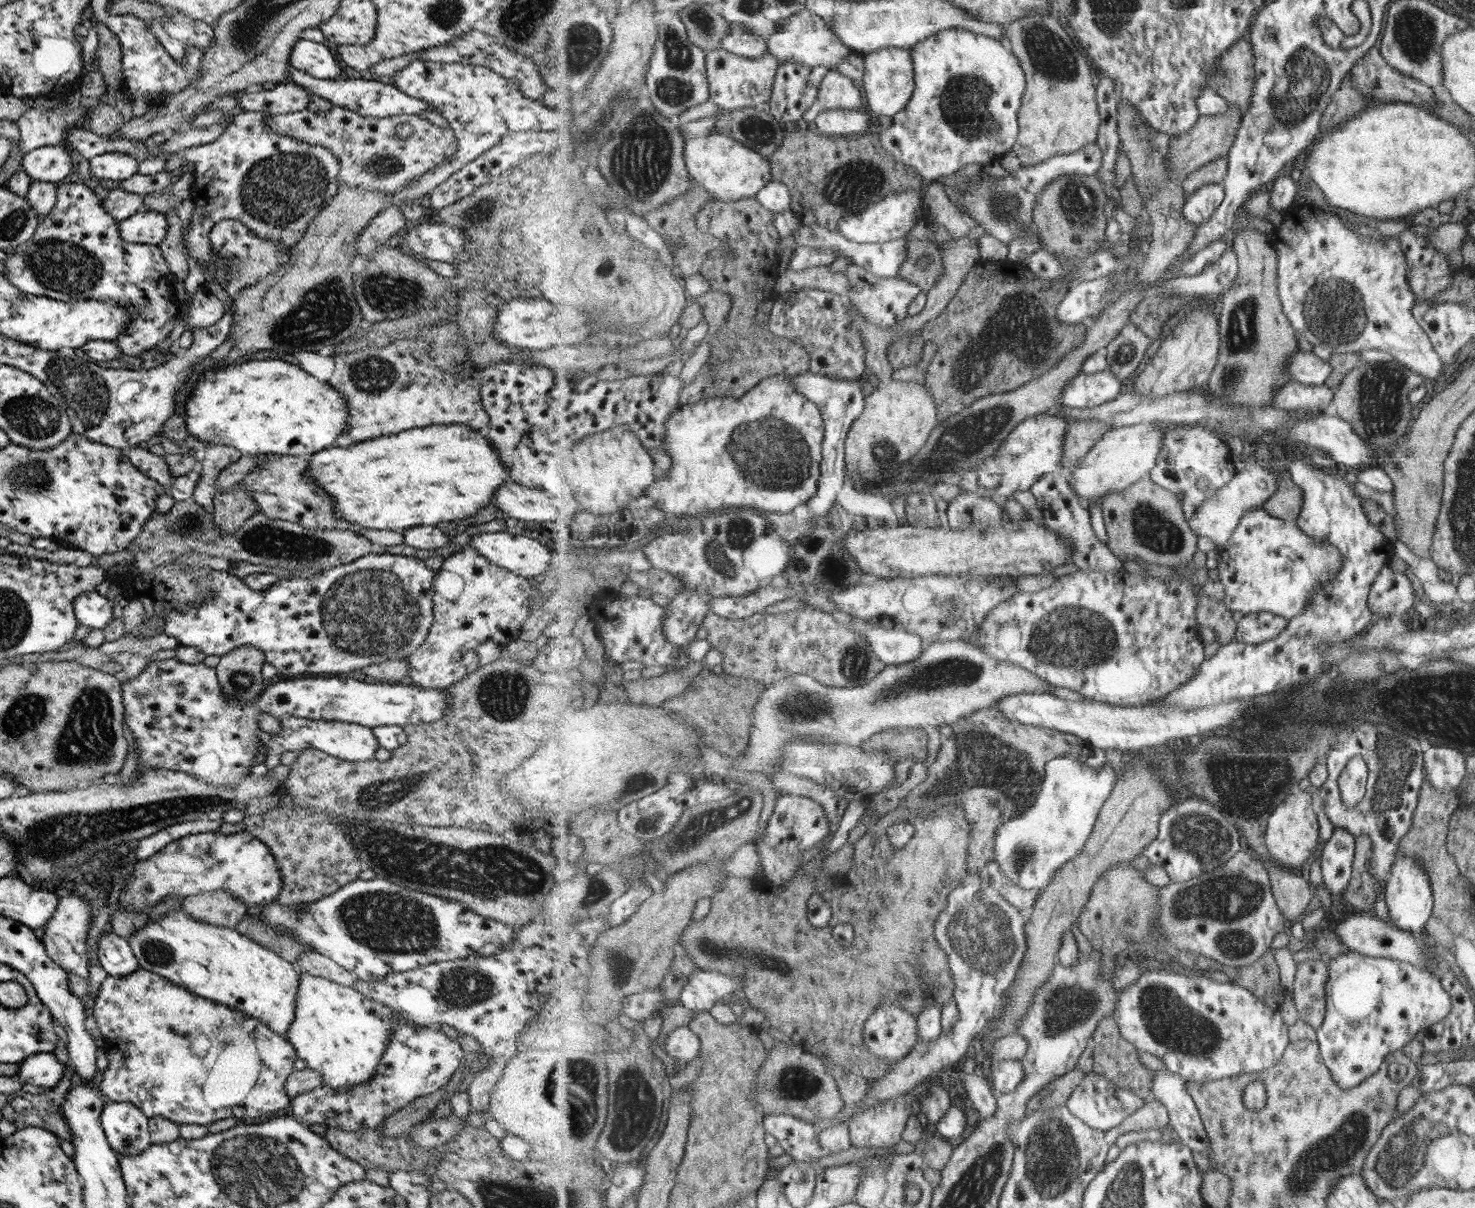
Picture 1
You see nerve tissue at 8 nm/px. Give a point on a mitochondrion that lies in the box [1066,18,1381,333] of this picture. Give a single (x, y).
(1305, 79)

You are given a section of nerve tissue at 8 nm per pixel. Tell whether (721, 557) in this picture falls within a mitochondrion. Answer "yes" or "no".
yes

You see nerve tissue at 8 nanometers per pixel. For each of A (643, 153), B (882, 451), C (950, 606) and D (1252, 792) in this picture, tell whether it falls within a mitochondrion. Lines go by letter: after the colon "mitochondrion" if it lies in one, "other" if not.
A: mitochondrion
B: mitochondrion
C: mitochondrion
D: mitochondrion

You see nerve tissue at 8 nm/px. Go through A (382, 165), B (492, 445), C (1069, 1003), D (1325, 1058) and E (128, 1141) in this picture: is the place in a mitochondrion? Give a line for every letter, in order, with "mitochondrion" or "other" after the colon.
A: mitochondrion
B: other
C: mitochondrion
D: other
E: mitochondrion

